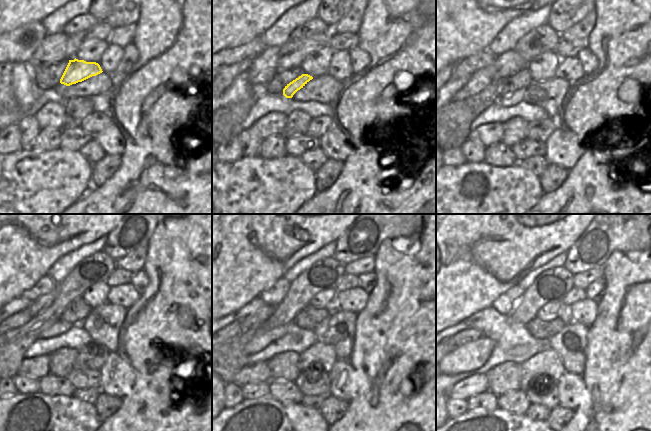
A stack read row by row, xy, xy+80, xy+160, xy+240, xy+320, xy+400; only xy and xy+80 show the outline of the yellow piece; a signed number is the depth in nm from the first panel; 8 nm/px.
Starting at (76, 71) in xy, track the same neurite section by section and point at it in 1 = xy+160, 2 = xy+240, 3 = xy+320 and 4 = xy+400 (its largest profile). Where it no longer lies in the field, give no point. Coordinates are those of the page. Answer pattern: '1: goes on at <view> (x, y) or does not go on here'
1: goes on at xy+160 (515, 97)
2: goes on at xy+240 (60, 327)
3: goes on at xy+320 (262, 338)
4: goes on at xy+400 (469, 357)

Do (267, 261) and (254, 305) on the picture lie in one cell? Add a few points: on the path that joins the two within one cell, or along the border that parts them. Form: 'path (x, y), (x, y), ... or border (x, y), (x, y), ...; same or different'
border (258, 297), (250, 300), (236, 311); different

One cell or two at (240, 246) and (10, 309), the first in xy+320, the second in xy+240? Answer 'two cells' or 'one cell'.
two cells

